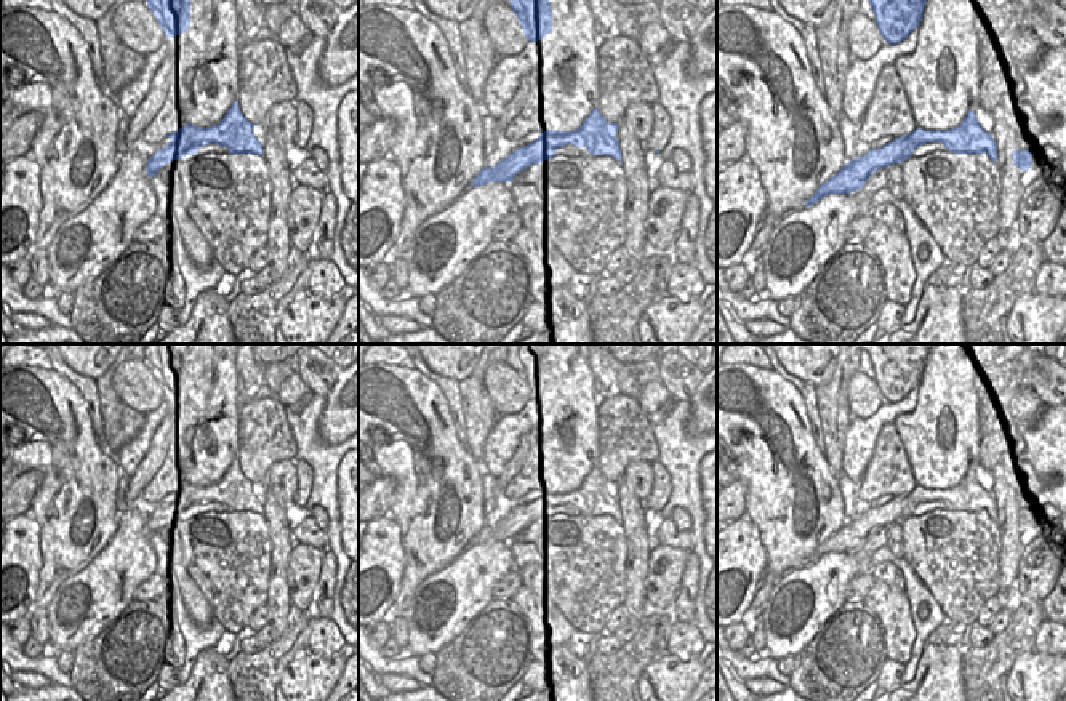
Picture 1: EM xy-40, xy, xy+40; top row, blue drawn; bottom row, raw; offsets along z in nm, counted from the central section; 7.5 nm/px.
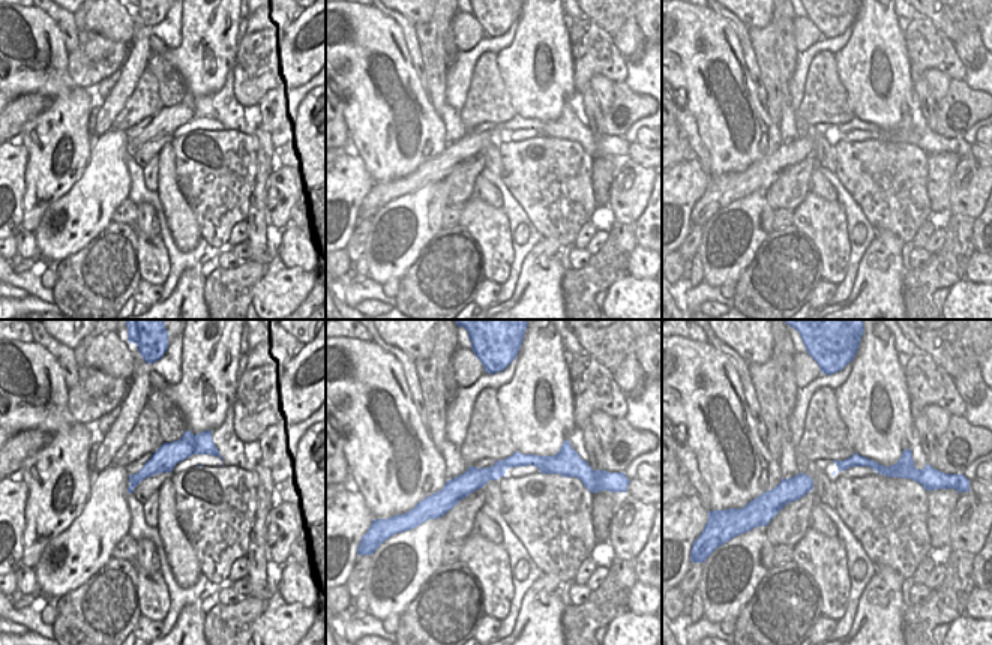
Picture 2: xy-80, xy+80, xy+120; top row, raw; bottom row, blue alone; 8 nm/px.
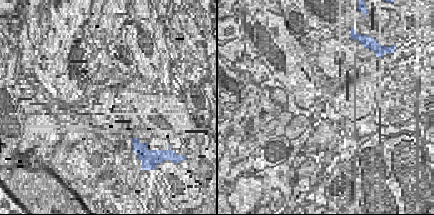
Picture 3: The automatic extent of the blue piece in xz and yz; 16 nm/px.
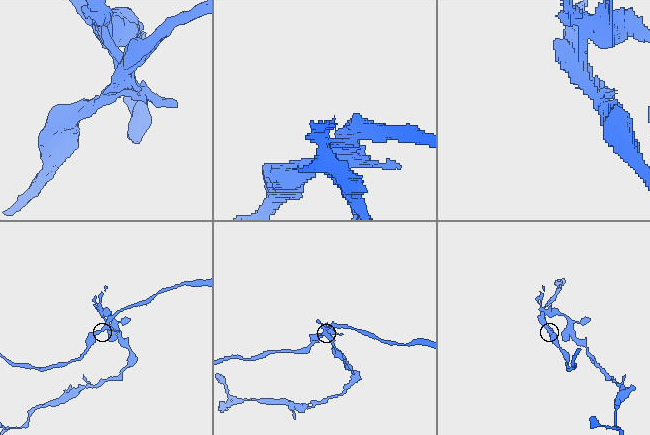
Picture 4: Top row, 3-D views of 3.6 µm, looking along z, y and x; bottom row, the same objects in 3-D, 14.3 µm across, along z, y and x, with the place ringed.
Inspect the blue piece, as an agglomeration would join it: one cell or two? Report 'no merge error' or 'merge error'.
merge error

